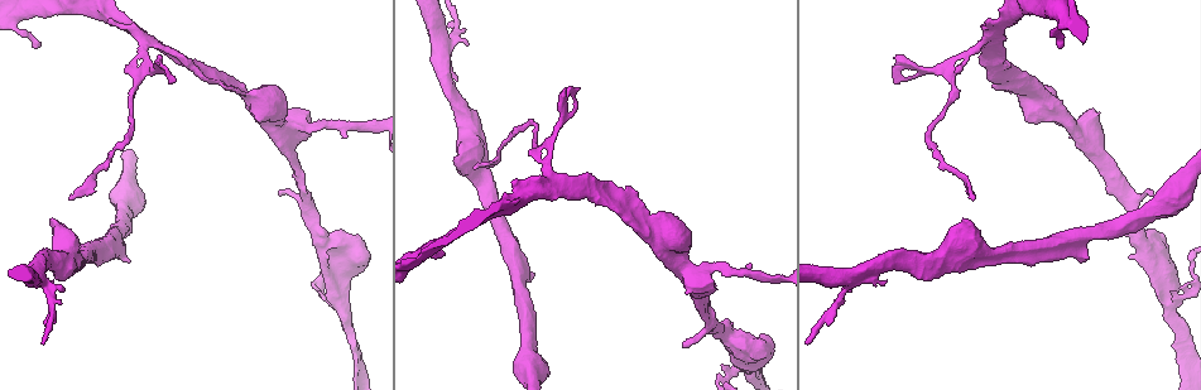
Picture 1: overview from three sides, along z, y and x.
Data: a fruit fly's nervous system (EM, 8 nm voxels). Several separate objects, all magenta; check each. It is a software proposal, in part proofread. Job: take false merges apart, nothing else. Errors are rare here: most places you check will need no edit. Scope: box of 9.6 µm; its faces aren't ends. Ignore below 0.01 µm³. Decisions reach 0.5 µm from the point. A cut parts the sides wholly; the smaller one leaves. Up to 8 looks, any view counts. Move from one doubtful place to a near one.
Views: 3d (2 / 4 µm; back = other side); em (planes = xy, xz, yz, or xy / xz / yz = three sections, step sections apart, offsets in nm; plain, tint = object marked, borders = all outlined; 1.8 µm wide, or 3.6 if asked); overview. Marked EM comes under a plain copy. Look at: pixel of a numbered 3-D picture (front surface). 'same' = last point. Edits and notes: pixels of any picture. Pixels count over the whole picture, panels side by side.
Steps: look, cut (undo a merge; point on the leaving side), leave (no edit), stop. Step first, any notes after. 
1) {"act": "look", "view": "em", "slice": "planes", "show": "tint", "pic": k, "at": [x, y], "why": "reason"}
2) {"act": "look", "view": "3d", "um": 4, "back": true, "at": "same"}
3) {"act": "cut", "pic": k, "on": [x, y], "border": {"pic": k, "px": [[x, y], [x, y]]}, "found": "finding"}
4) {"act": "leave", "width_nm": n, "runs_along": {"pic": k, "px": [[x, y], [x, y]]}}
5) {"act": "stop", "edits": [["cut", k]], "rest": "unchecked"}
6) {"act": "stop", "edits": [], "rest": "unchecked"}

{"act": "look", "view": "em", "slice": "xz", "step": 4, "show": "tint", "pic": 1, "at": [343, 254], "why": "calibre changes"}

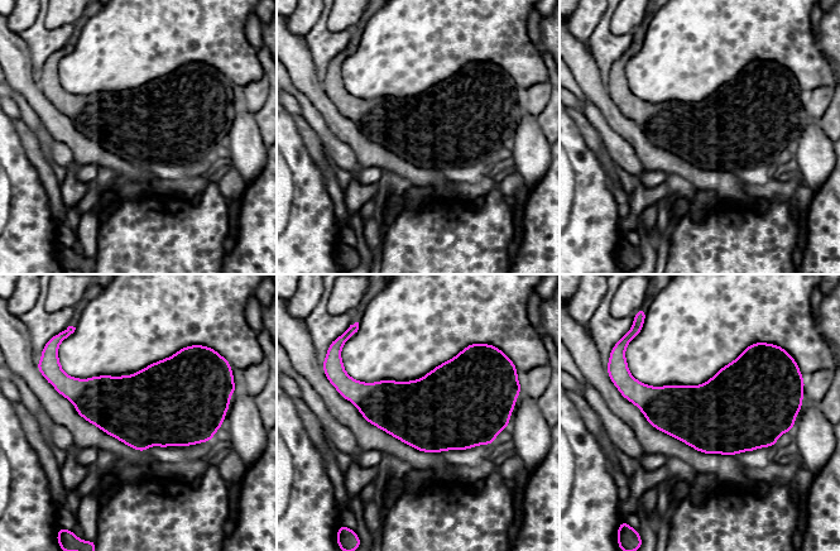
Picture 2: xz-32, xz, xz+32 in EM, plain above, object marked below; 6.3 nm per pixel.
{"act": "look", "view": "em", "slice": "planes", "show": "borders", "at": "same", "why": "another direction"}

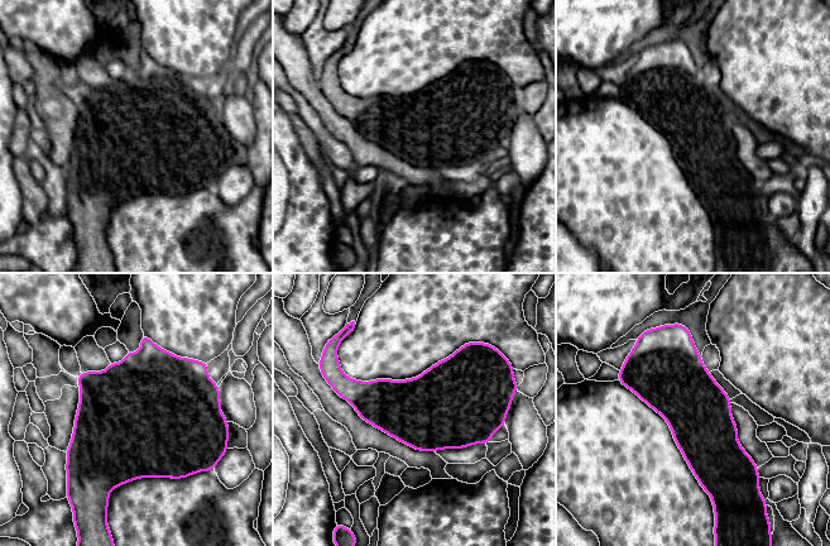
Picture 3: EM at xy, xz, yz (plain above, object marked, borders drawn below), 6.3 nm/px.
{"act": "leave", "found": "one cell here"}

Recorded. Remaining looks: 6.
{"act": "look", "view": "3d", "um": 4, "pic": 1, "at": [967, 246], "why": "arms part here"}

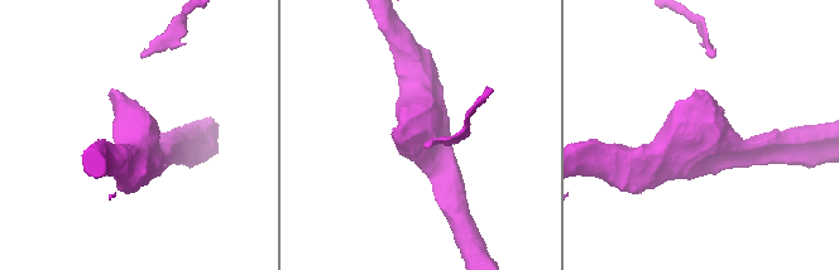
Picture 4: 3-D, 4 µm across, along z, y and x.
{"act": "look", "view": "em", "um": 3.6, "slice": "planes", "show": "borders", "pic": 4, "at": [704, 138]}

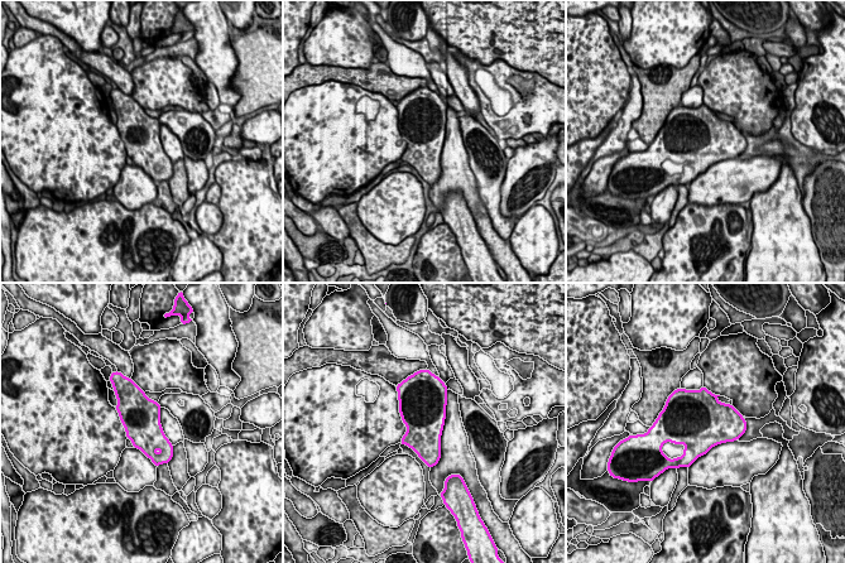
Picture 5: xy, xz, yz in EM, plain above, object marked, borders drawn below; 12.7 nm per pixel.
{"act": "leave", "width_nm": 500, "found": "all the same cell"}

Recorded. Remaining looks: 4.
{"act": "look", "view": "em", "slice": "yz", "step": 8, "show": "tint", "pic": 1, "at": [445, 41], "why": "a fork"}

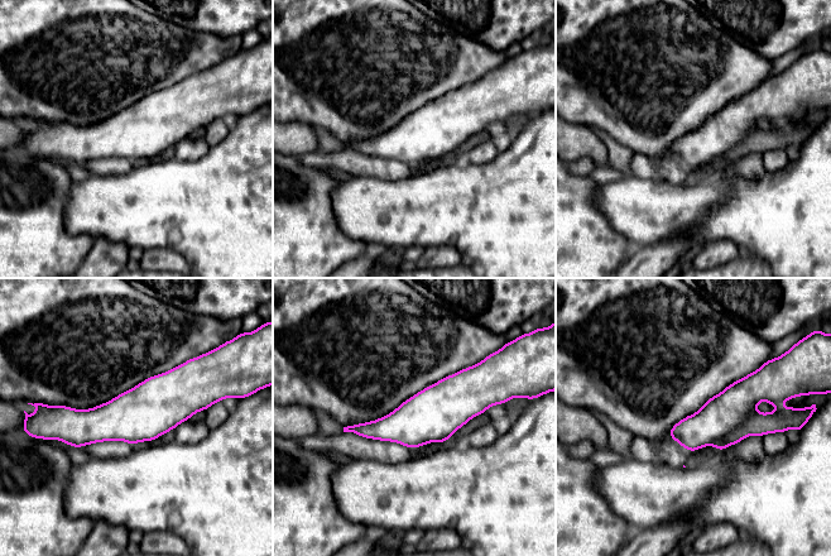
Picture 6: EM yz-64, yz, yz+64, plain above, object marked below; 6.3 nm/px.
{"act": "look", "view": "em", "slice": "xz", "step": 16, "show": "tint", "at": "same"}

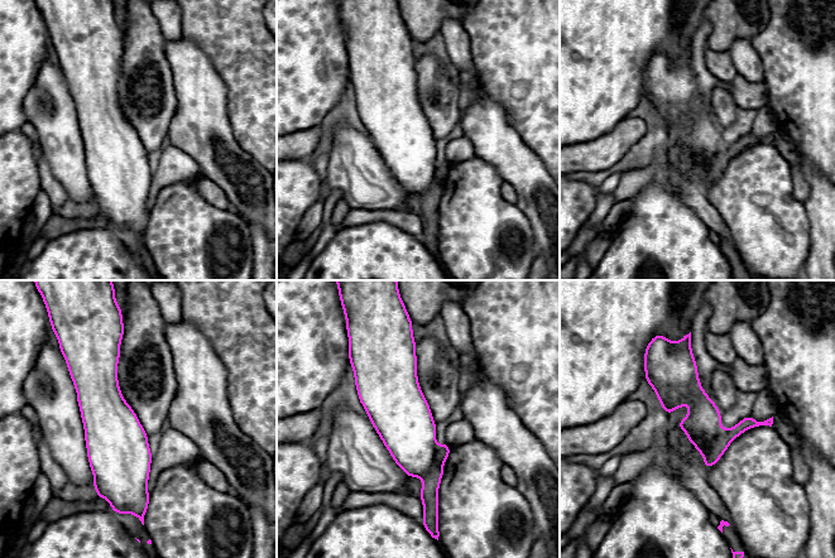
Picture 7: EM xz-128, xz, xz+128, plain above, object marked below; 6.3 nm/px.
{"act": "cut", "pic": 7, "on": [431, 481], "width_nm": 240, "part_leaving": {"pic": 7, "px": [[753, 423], [733, 432], [708, 463]]}, "found": "a second cell is stuck on"}

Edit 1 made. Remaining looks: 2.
{"act": "stop", "edits": [["cut", 7]], "rest": "unchecked"}

